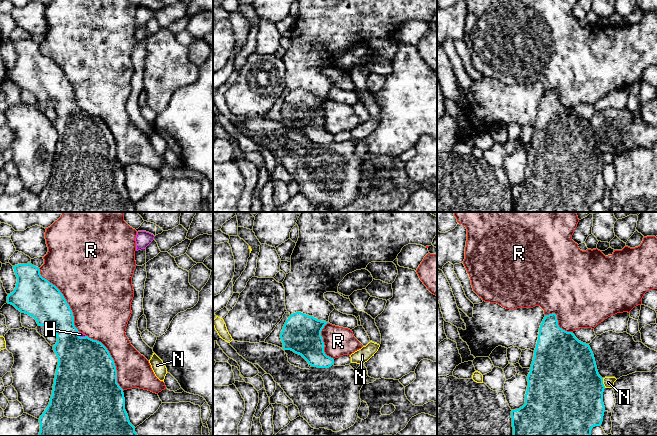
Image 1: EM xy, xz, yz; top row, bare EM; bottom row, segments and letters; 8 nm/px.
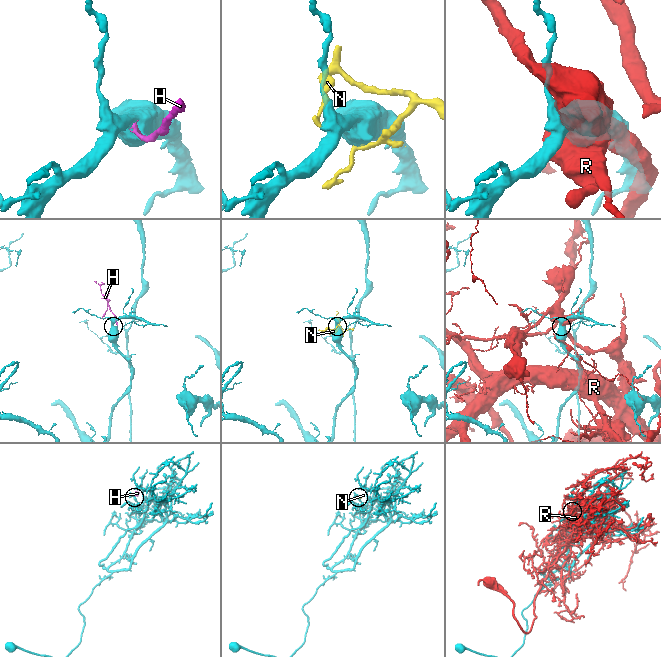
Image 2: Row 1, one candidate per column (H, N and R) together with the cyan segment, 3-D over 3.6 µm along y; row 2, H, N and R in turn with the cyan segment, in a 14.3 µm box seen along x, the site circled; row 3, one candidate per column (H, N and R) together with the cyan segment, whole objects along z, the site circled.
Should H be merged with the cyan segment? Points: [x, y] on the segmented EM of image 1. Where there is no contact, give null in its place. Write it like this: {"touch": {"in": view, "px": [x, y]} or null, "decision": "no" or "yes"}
{"touch": {"in": "xy", "px": [81, 337]}, "decision": "yes"}

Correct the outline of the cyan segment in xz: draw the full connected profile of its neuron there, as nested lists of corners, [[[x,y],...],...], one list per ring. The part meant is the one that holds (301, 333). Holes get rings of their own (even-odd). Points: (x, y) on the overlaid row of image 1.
[[[301,312],[291,314],[280,334],[283,349],[301,355],[313,367],[331,367],[334,359],[325,354],[321,336],[327,323]]]

